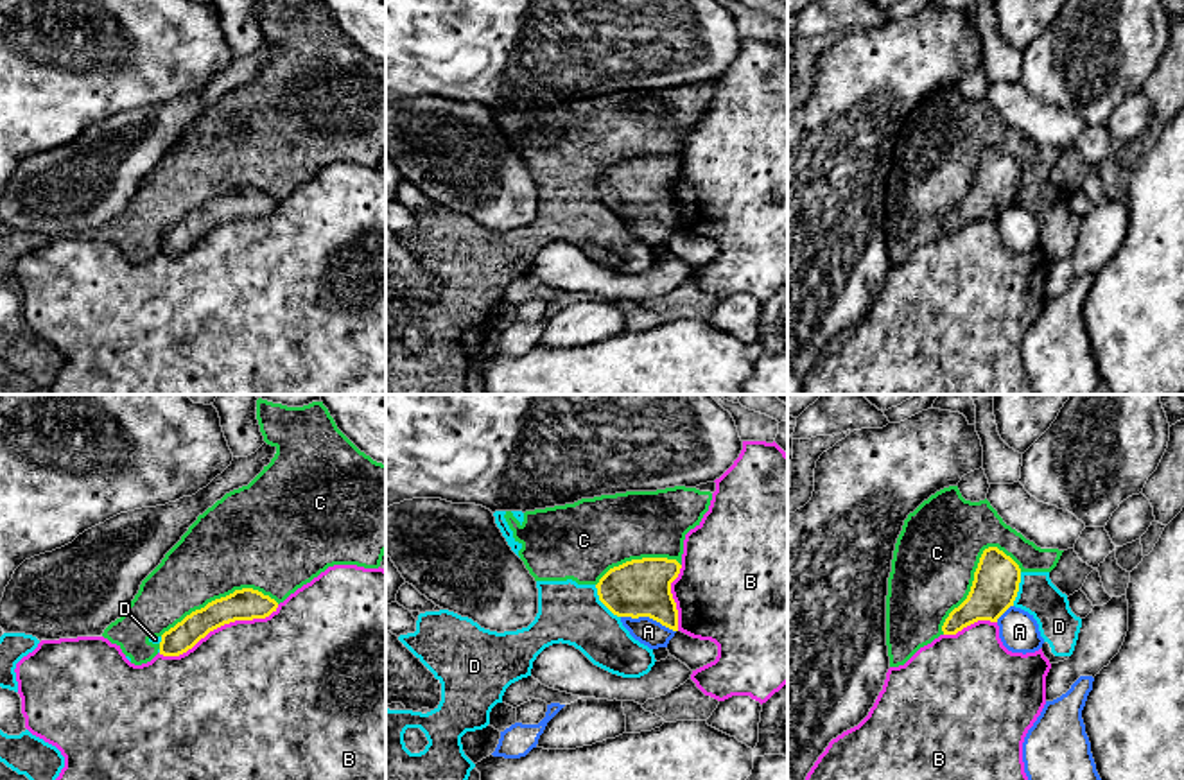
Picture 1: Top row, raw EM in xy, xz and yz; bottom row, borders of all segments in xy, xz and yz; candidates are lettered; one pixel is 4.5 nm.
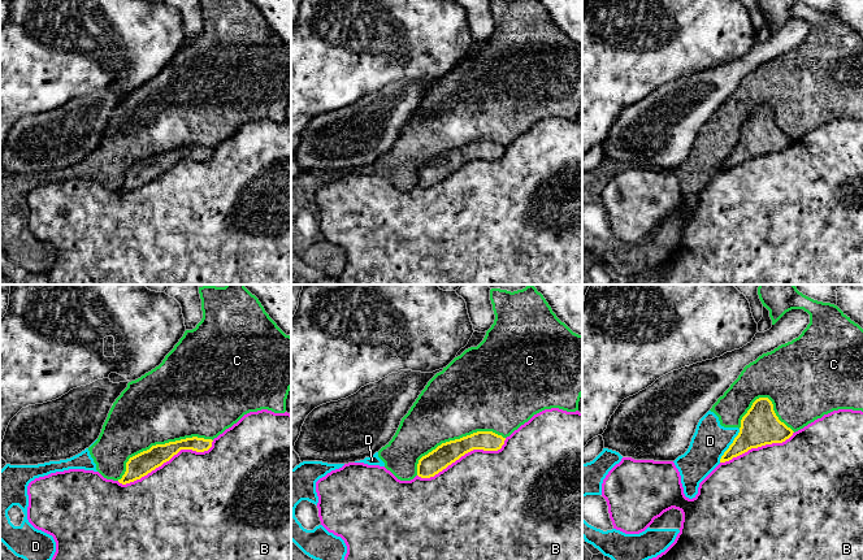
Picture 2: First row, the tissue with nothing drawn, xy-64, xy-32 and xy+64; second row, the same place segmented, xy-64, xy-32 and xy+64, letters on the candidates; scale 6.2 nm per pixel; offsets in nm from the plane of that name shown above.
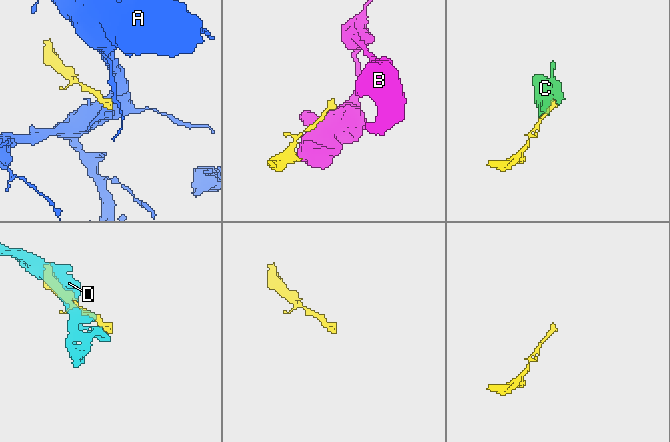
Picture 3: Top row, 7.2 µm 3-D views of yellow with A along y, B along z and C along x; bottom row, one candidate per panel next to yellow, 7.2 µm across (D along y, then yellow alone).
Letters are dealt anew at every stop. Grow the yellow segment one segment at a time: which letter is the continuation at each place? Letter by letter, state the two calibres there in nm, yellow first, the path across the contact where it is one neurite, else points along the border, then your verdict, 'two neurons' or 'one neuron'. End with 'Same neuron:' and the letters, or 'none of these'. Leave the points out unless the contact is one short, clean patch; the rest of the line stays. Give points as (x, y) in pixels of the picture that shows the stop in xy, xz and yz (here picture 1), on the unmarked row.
A: 260 nm thick on the yellow side, 120 nm on the other; border along xz (621, 214), (652, 216), (675, 230); two neurons
B: 140 nm thick on the yellow side, 480 nm on the other; two neurons
C: 200 nm thick on the yellow side, 380 nm on the other; two neurons
D: 260 nm thick on the yellow side, 280 nm on the other; two neurons
Same neuron: none of these

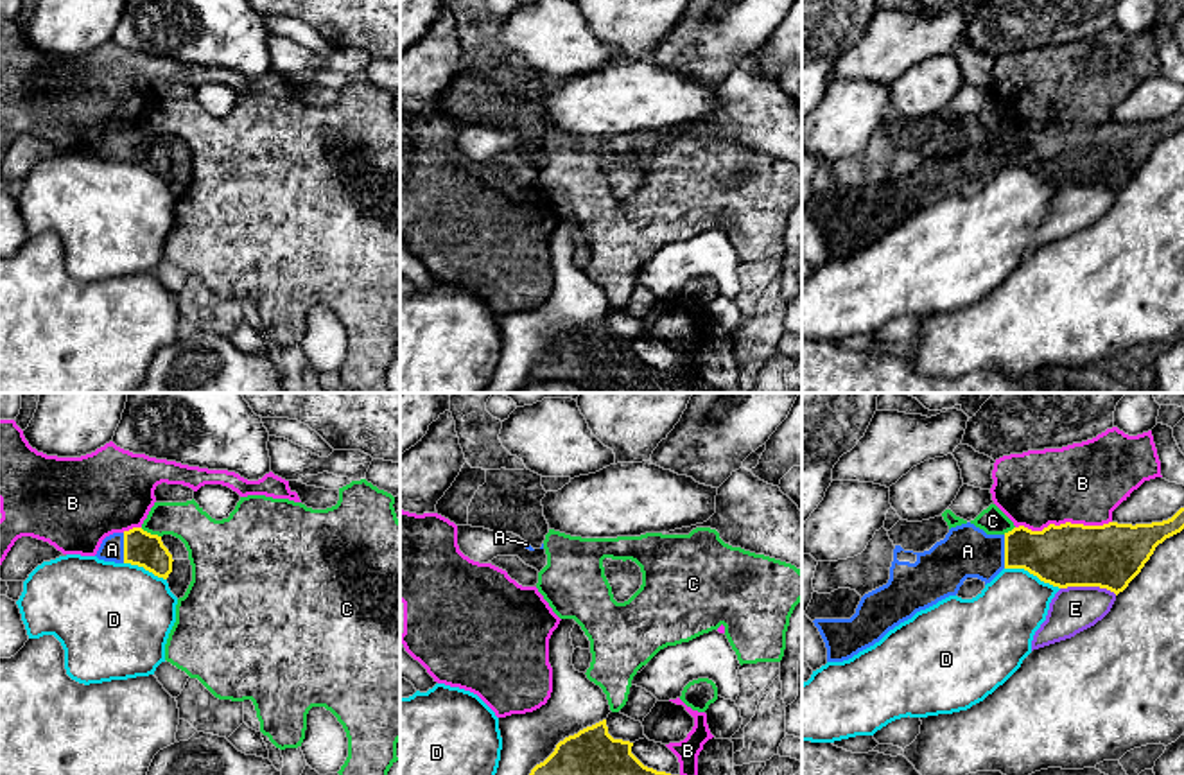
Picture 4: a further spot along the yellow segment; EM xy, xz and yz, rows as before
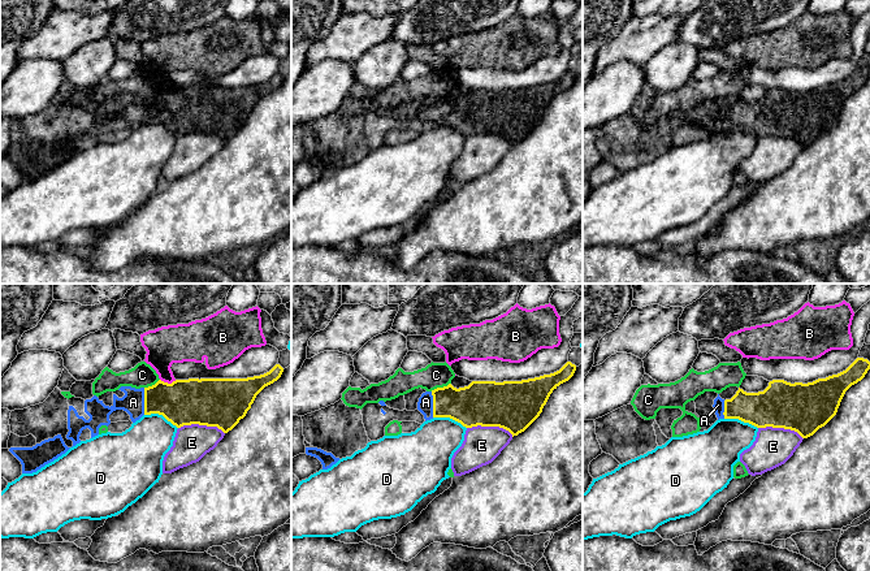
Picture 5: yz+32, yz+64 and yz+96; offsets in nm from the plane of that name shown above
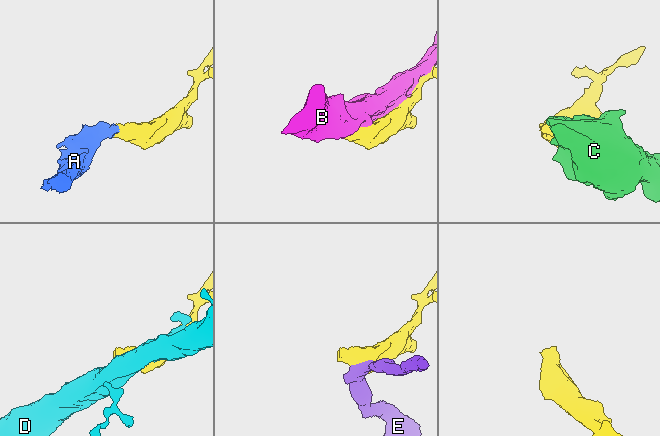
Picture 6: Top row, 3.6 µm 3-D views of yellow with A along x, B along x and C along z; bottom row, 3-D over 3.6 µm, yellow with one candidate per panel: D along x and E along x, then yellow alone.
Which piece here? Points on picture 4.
A: 280 nm thick on the yellow side, 240 nm on the other; runs through yz (1061, 153), (1005, 149), (967, 149); one neuron
B: 280 nm thick on the yellow side, 360 nm on the other; two neurons
C: 160 nm thick on the yellow side, 190 nm on the other; two neurons
D: 280 nm thick on the yellow side, 300 nm on the other; two neurons
E: 280 nm thick on the yellow side, 200 nm on the other; two neurons
Same neuron: A

